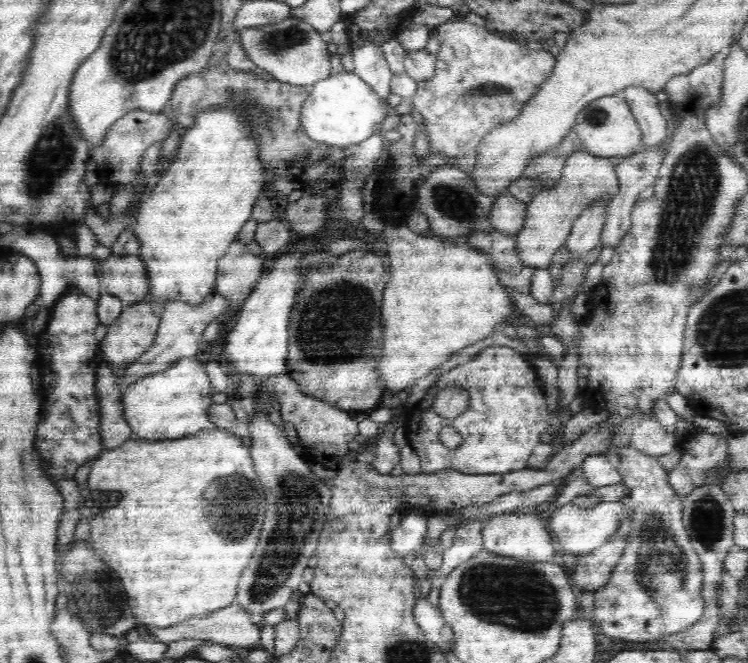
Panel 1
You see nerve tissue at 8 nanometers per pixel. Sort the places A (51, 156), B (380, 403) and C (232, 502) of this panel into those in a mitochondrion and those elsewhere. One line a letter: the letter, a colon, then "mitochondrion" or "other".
A: mitochondrion
B: other
C: mitochondrion

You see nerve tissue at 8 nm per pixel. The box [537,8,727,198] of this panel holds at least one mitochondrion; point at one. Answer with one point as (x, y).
(594, 116)

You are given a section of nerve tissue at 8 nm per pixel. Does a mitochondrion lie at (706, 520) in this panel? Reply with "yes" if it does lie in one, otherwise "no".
yes

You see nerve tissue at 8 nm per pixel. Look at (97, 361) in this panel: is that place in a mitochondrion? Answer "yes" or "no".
no

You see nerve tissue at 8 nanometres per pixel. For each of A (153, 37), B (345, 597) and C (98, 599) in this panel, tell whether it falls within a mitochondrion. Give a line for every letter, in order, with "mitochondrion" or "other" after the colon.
A: mitochondrion
B: other
C: mitochondrion

